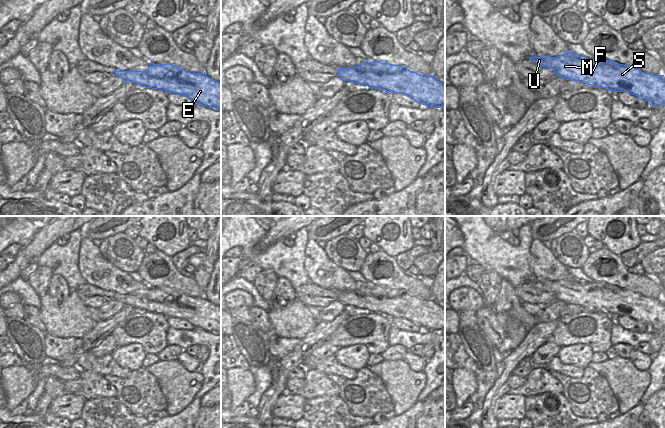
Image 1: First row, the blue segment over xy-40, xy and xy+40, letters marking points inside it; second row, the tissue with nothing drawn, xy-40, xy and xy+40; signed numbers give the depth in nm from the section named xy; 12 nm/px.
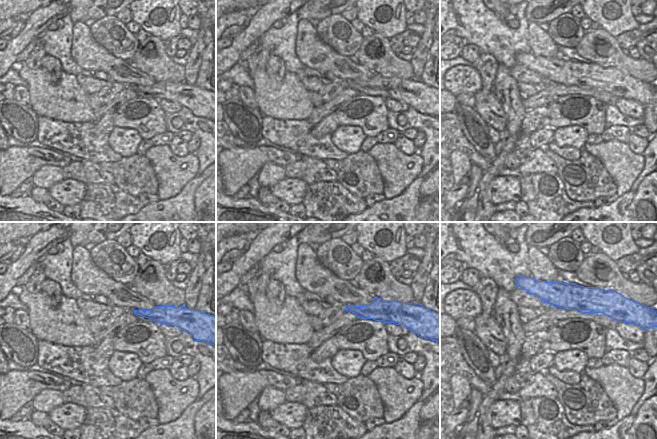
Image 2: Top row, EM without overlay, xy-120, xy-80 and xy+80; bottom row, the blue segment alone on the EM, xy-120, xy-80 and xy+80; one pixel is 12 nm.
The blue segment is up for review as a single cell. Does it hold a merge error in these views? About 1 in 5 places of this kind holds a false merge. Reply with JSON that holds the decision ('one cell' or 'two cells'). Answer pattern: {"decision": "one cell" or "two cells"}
{"decision": "one cell"}

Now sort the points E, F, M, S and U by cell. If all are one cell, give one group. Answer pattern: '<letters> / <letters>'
E F M S U

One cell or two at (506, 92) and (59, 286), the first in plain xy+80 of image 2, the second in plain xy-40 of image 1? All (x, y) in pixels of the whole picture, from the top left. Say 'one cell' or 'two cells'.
one cell

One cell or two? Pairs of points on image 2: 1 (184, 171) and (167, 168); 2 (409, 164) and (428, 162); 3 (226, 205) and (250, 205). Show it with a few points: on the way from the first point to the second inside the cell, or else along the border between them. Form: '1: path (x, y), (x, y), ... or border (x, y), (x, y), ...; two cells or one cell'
1: path (180, 171), (171, 170); one cell
2: border (417, 153), (422, 158), (422, 170), (419, 176); two cells
3: path (232, 205), (244, 205); one cell

